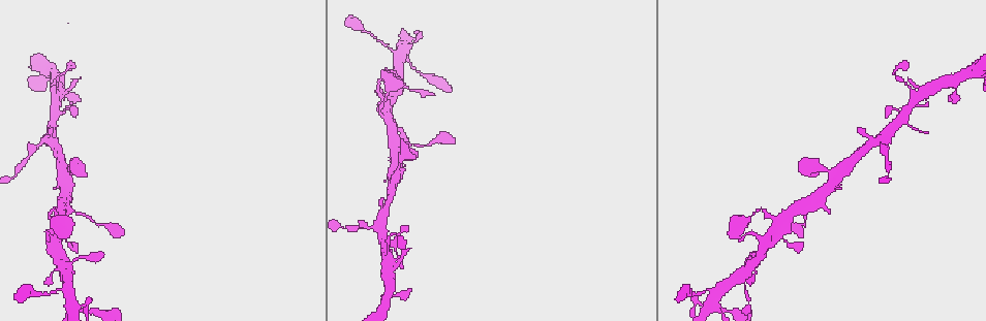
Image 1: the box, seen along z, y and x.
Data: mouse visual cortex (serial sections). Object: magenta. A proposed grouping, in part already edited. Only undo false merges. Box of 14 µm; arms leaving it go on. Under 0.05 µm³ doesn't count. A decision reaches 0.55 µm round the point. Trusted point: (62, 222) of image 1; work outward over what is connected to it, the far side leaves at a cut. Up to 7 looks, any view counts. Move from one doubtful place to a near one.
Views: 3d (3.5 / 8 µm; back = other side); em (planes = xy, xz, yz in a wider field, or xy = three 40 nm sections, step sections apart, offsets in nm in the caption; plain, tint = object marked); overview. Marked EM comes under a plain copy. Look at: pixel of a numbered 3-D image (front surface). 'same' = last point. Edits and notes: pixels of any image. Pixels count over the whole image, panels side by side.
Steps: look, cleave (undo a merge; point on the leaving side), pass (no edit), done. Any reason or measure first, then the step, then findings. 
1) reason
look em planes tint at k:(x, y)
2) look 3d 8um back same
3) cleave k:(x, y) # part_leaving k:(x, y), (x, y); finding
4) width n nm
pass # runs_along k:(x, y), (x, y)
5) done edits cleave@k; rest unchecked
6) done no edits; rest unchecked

two arms at a narrow angle
look 3d 3.5um at 1:(384, 117)

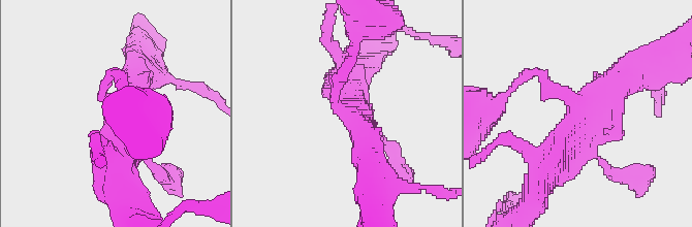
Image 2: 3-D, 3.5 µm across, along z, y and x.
look em xy step 3 tint at 2:(345, 112)

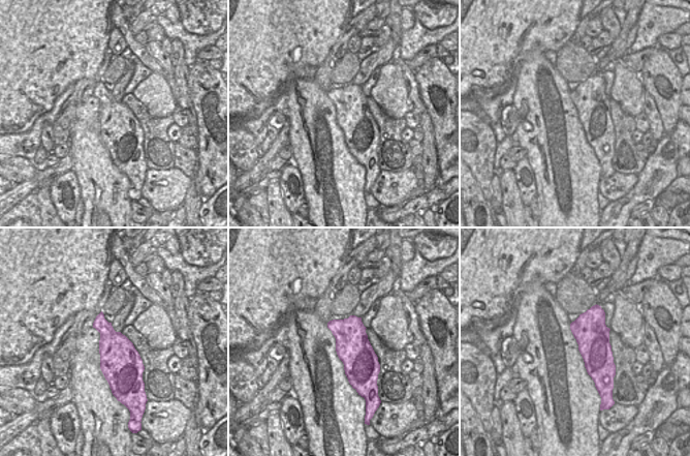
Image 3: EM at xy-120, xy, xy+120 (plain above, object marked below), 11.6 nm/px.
pass # runs_along 2:(350, 62), (334, 102), (369, 165); all the same cell

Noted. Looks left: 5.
a narrow waist
look 3d 3.5um back at 1:(49, 138)

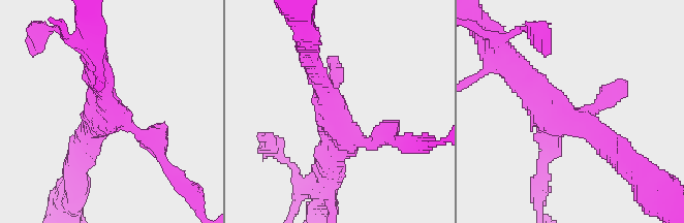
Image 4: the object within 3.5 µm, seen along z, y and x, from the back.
shape alone is not enough
look em xy step 2 tint at 4:(553, 113)

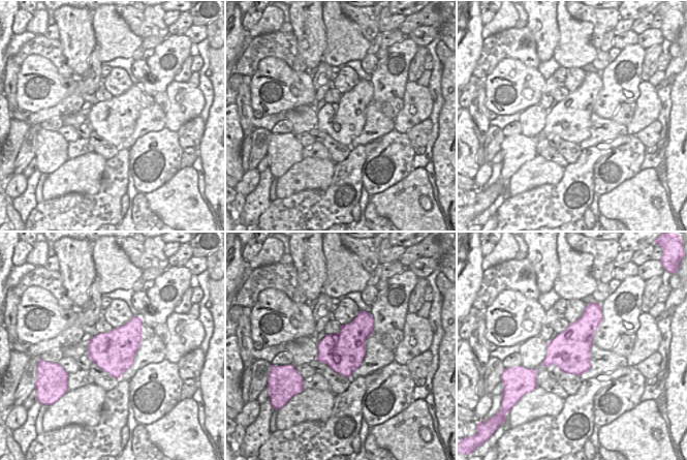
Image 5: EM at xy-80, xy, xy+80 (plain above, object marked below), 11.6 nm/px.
pass # runs_along 4:(608, 144), (560, 119), (507, 65); one cell here

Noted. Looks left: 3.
abrupt turn
look 3d 8um at 1:(59, 76)

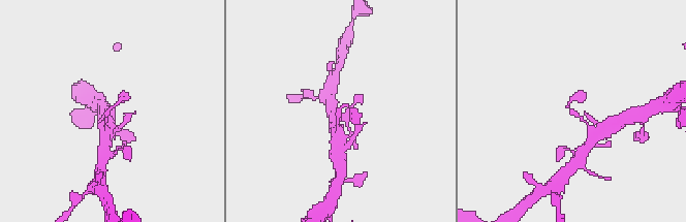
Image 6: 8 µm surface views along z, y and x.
now the EM
look em planes tint at 6:(111, 108)

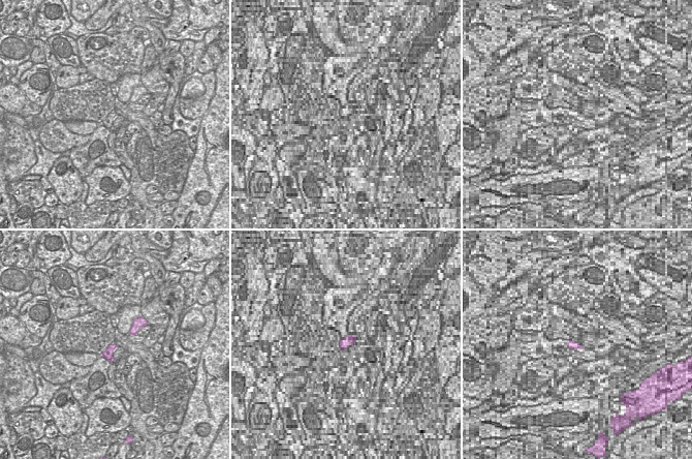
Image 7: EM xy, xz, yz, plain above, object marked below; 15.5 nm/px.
width 160 nm
pass # runs_along 6:(106, 128), (106, 113), (126, 93); one cell here

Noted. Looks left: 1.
done no edits; rest unchecked

